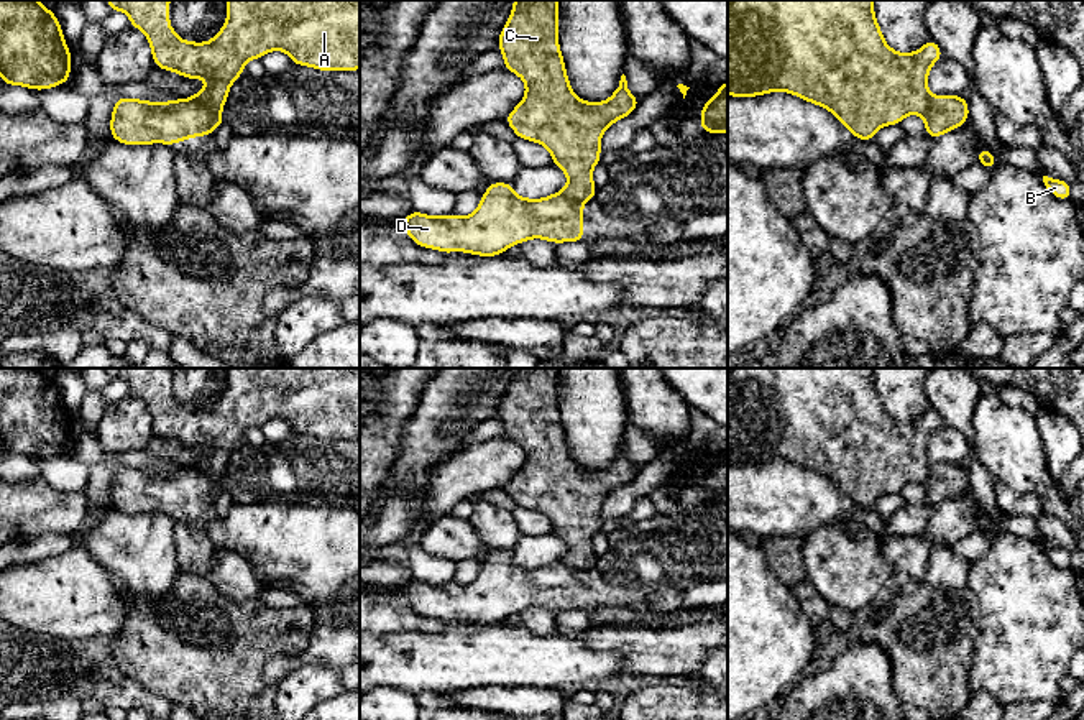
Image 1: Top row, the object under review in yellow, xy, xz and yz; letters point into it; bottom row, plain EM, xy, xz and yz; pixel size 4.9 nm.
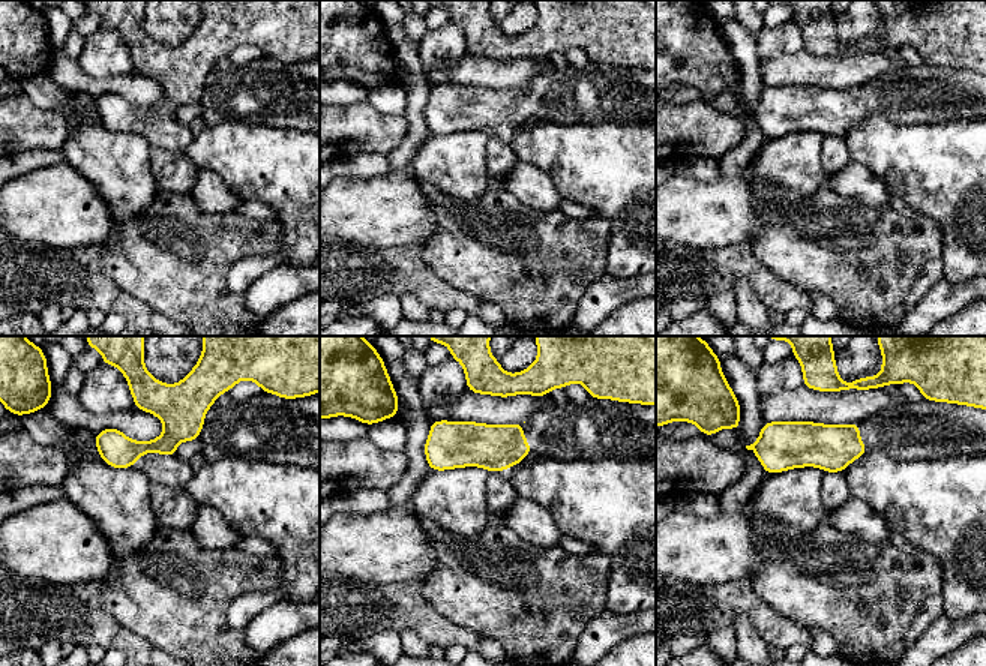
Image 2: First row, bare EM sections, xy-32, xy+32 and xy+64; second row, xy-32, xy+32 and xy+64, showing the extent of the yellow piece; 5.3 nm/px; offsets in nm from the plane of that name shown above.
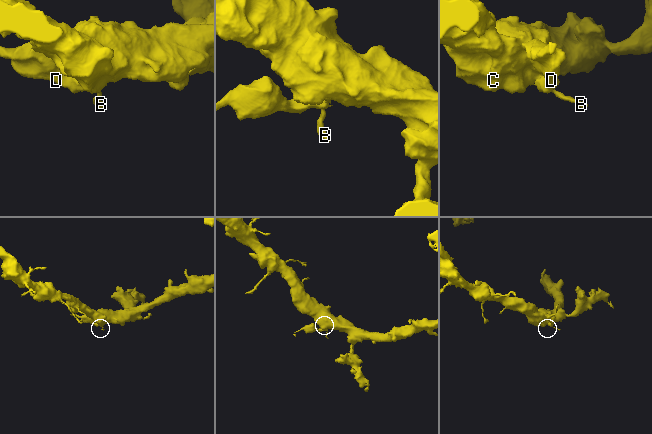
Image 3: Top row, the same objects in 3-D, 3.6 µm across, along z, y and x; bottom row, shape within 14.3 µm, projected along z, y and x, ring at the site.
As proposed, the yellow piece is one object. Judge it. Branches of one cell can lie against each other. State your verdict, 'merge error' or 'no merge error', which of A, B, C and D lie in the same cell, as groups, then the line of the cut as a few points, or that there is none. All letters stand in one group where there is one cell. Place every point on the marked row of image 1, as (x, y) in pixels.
merge error | A C / B D | xy (192, 97), (219, 110)

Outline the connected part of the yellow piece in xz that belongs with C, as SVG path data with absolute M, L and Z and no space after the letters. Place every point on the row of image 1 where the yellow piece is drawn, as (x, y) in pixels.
M514 0L508 23L499 31L498 48L504 56L504 69L517 74L526 84L526 95L504 122L516 138L545 146L552 161L568 182L562 189L567 197L586 202L598 187L593 182L593 168L601 161L601 136L609 125L631 115L641 104L621 76L614 94L604 102L585 102L570 87L565 61L558 44L558 0Z

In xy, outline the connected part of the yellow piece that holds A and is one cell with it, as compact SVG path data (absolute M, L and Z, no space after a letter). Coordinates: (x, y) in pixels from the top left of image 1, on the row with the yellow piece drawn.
M105 0L112 12L125 12L130 26L145 33L154 66L184 79L205 79L209 85L194 94L210 110L222 110L232 84L245 64L269 51L284 51L291 64L319 71L360 69L360 0L227 0L227 21L205 43L181 39L169 23L171 0Z

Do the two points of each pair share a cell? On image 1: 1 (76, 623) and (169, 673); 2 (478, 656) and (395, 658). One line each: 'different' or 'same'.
1: different
2: same

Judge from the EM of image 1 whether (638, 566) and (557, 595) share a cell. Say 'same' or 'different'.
same

